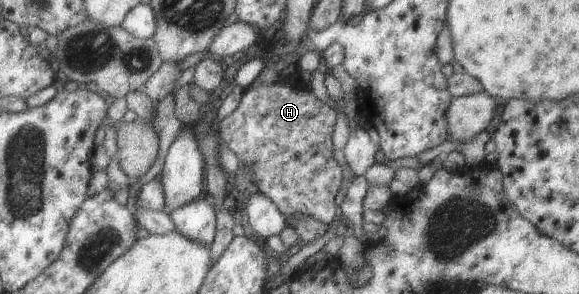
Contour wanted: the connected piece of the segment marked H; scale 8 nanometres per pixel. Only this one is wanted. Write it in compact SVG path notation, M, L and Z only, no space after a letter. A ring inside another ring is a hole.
M295 75L285 85L255 87L243 93L237 108L220 121L220 143L248 168L257 191L273 201L287 226L297 216L329 224L337 213L333 201L343 179L331 152L334 109L319 101Z

